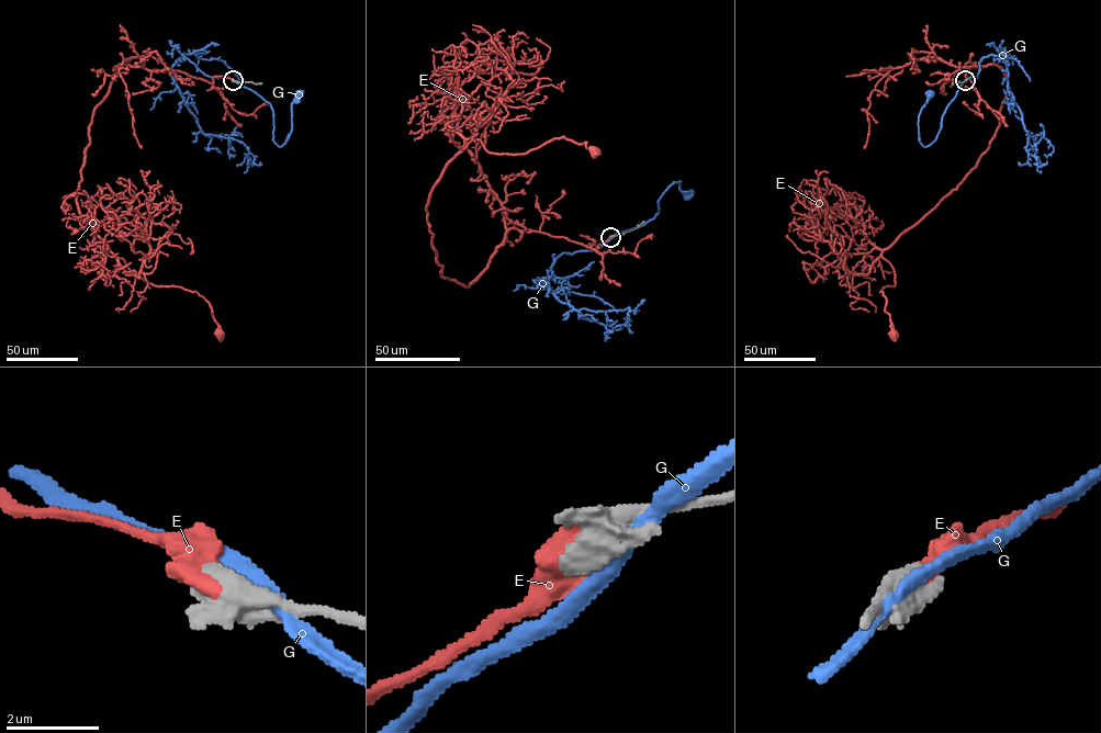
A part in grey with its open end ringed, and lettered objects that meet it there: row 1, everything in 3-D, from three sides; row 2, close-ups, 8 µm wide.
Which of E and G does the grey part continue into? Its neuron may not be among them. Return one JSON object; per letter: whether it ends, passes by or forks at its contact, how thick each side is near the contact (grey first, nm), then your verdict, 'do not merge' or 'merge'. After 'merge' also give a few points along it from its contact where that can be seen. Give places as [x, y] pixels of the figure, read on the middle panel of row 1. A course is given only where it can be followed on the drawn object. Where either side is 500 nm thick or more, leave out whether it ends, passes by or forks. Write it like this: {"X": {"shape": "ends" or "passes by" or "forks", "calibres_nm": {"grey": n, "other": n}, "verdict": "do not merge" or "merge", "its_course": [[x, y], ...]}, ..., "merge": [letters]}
{"E": {"calibres_nm": {"grey": 460, "other": 650}, "verdict": "merge", "its_course": [[610, 237], [510, 228], [464, 286], [442, 275], [427, 220], [470, 138], [595, 150]]}, "G": {"shape": "passes by", "calibres_nm": {"grey": 360, "other": 320}, "verdict": "do not merge"}, "merge": ["E"]}

